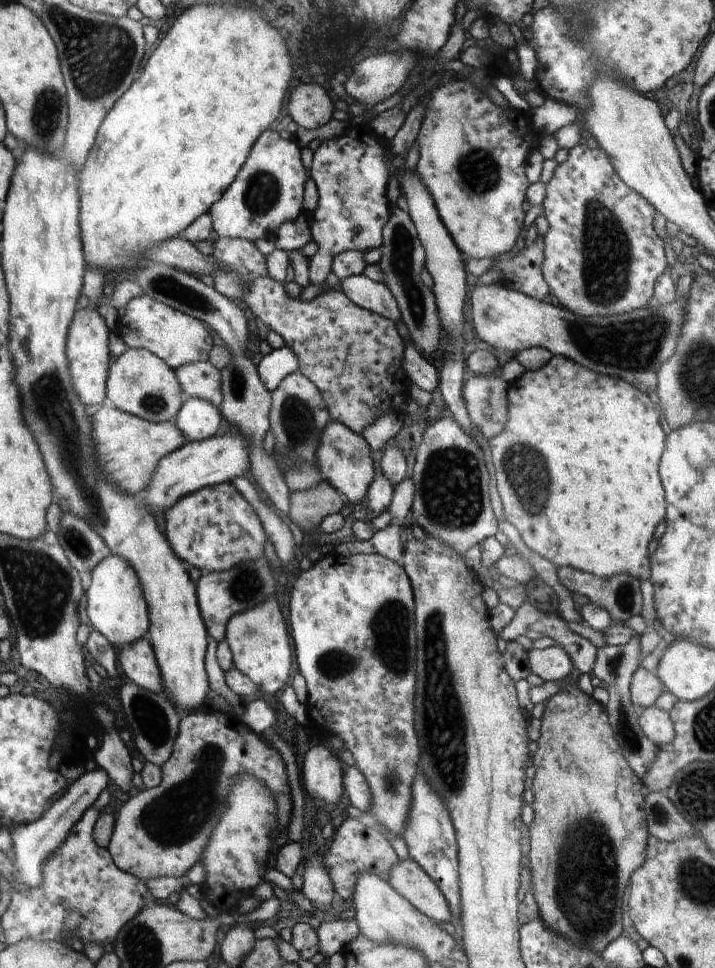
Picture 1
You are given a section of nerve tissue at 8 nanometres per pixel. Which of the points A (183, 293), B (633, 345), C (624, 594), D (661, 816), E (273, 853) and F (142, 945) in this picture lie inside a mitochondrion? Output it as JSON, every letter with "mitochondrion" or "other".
{"A":"mitochondrion","B":"mitochondrion","C":"mitochondrion","D":"mitochondrion","E":"other","F":"mitochondrion"}

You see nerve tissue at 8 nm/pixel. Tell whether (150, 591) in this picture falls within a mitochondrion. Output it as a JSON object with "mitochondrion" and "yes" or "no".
{"mitochondrion":"no"}

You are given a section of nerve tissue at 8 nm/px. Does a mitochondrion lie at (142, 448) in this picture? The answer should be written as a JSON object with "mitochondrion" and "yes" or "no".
{"mitochondrion":"no"}

